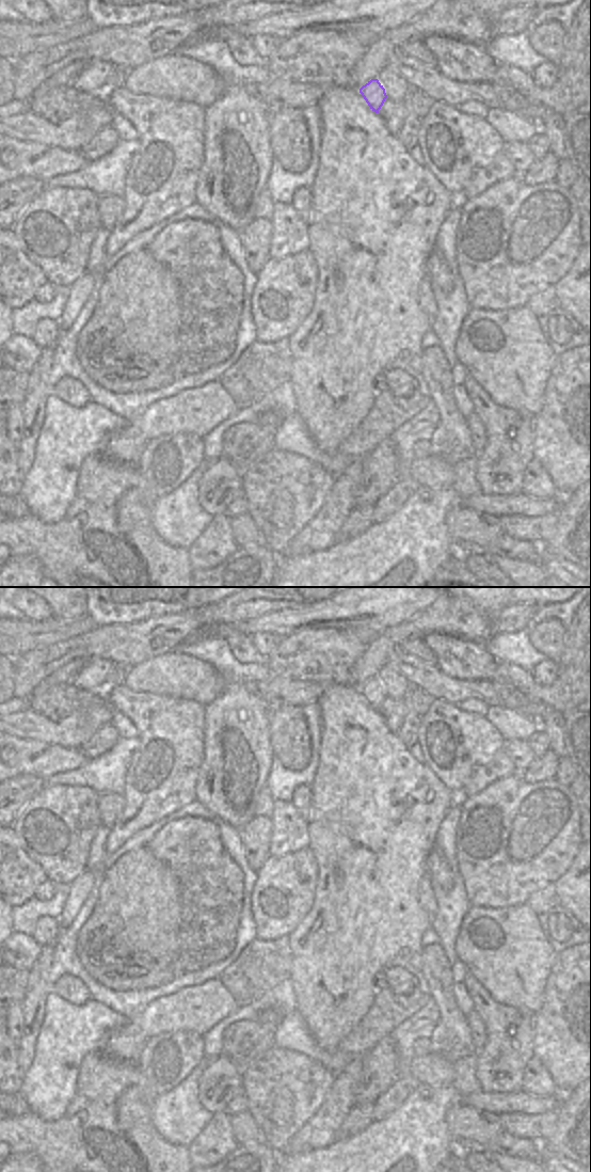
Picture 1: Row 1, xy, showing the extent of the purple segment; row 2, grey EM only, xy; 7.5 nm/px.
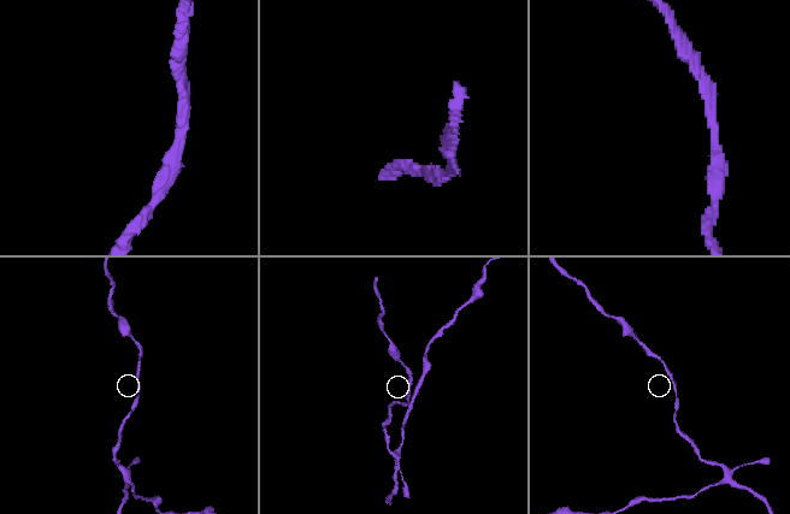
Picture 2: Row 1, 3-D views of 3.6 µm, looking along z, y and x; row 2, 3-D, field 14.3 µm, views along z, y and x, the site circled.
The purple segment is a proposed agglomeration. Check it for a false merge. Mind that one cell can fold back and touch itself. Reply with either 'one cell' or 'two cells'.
one cell

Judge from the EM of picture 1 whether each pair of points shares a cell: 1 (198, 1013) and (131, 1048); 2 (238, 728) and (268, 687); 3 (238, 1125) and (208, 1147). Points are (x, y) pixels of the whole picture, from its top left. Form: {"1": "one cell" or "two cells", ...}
{"1": "one cell", "2": "two cells", "3": "two cells"}

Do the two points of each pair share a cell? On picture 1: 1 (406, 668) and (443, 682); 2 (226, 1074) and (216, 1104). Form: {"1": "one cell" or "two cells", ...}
{"1": "one cell", "2": "one cell"}

